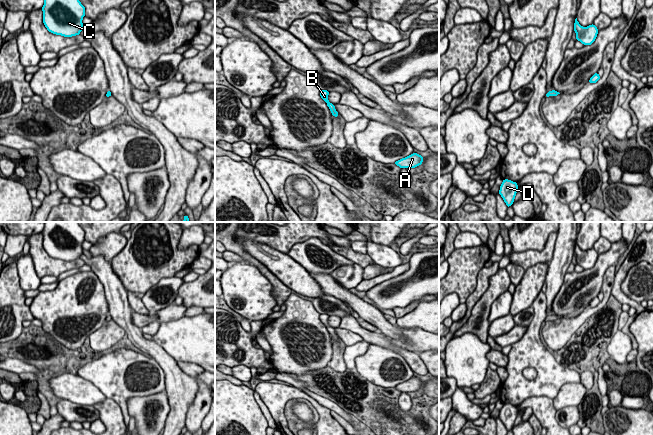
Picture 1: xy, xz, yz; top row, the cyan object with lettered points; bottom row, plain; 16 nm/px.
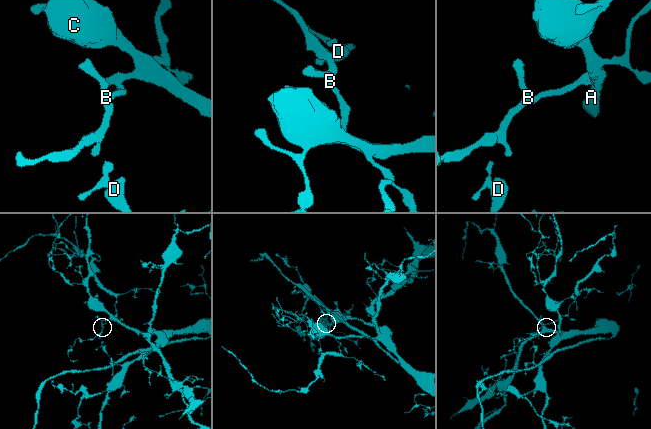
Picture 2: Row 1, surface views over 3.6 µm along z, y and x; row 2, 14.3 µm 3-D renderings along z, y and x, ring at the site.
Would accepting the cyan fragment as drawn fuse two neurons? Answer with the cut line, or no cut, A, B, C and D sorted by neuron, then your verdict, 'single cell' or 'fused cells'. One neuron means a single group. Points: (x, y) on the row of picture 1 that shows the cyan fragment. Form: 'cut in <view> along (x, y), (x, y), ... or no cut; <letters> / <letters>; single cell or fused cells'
no cut; A B C D; single cell

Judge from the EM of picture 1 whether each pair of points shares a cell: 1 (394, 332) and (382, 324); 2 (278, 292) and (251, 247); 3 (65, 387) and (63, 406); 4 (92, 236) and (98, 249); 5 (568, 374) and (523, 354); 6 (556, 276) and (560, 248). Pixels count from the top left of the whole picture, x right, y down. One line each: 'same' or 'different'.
1: same
2: different
3: different
4: different
5: same
6: same

